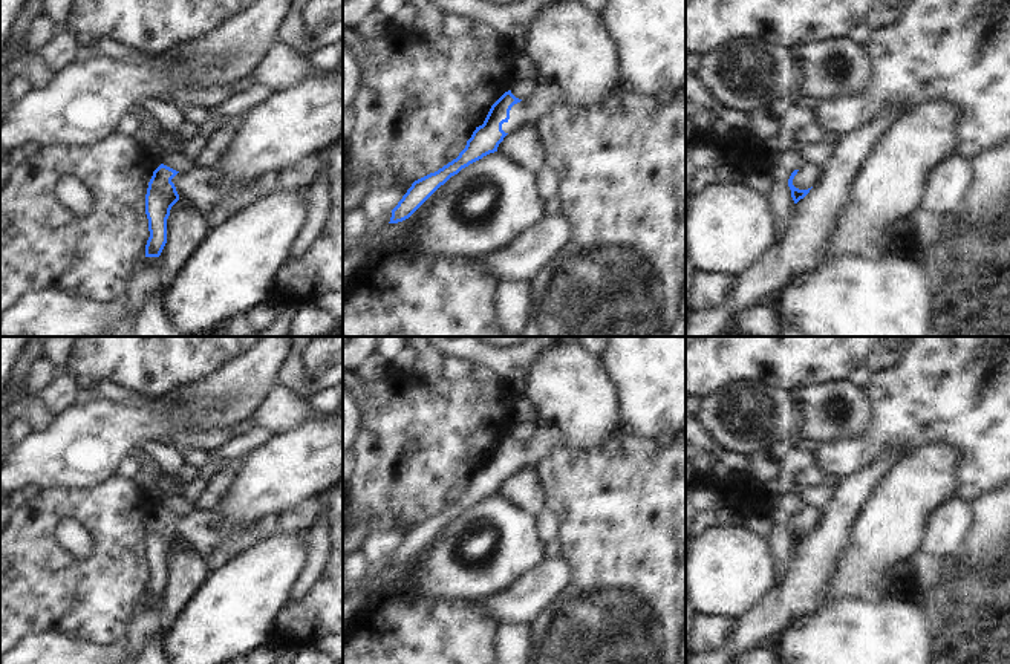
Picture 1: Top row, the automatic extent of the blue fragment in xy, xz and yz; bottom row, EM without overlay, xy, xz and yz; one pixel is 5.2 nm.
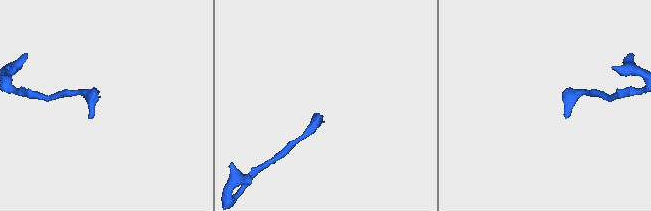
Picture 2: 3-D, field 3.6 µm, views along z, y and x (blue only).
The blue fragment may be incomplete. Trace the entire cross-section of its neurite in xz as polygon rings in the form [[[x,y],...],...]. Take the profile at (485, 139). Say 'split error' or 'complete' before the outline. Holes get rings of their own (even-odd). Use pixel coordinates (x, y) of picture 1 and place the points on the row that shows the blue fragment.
split error; [[[577,0],[563,3],[548,3],[534,20],[531,20],[526,35],[520,43],[519,49],[523,55],[534,64],[536,78],[533,93],[525,98],[516,98],[511,90],[505,92],[490,109],[482,125],[476,127],[471,138],[467,141],[465,148],[459,153],[456,159],[444,165],[435,173],[430,173],[412,184],[398,205],[392,210],[392,217],[389,223],[398,223],[409,219],[441,185],[444,185],[451,176],[458,174],[462,168],[482,159],[484,156],[497,151],[499,144],[503,138],[523,125],[533,125],[540,116],[554,110],[559,106],[600,106],[614,96],[621,96],[629,93],[624,87],[617,47],[614,40],[609,37],[600,15],[588,8],[585,8]]]

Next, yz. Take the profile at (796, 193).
split error; [[[805,165],[800,170],[794,170],[788,179],[788,187],[791,190],[791,197],[794,203],[803,199],[810,190],[817,184],[822,174],[822,168],[814,165]]]

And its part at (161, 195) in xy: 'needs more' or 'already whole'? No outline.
needs more

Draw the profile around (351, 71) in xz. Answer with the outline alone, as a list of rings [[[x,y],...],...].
[[[343,43],[343,107],[350,106],[360,84],[360,66],[349,49]]]

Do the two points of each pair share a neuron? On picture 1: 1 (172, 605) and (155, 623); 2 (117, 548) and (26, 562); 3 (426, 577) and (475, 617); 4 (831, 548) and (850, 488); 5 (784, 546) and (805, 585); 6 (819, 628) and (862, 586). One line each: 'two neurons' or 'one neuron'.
1: two neurons
2: one neuron
3: two neurons
4: one neuron
5: two neurons
6: two neurons

